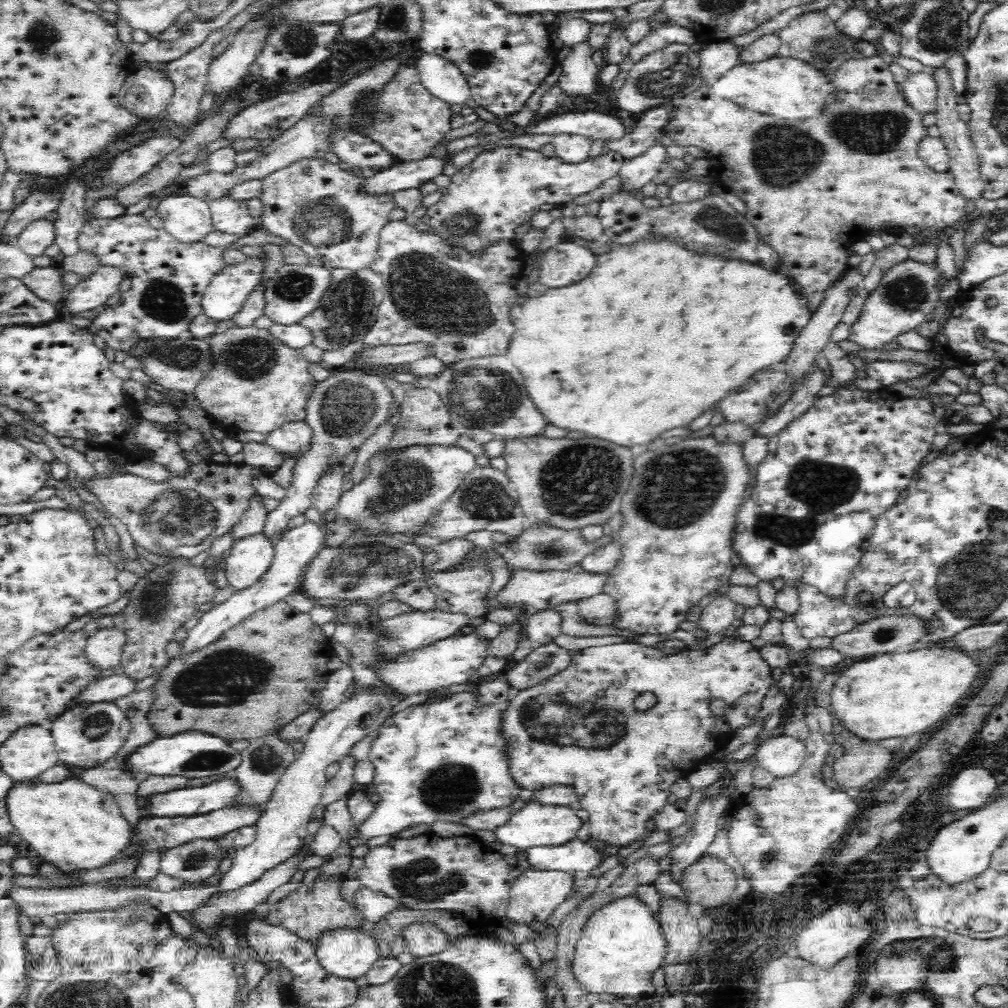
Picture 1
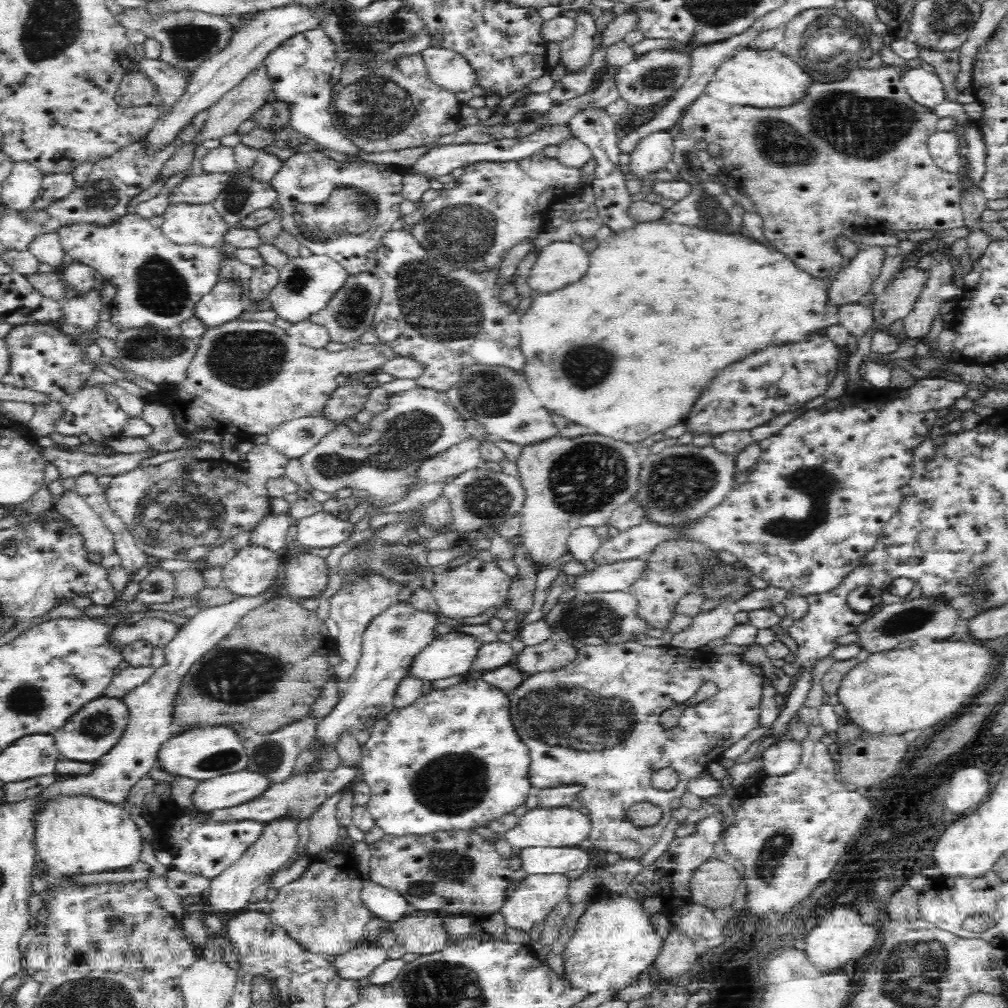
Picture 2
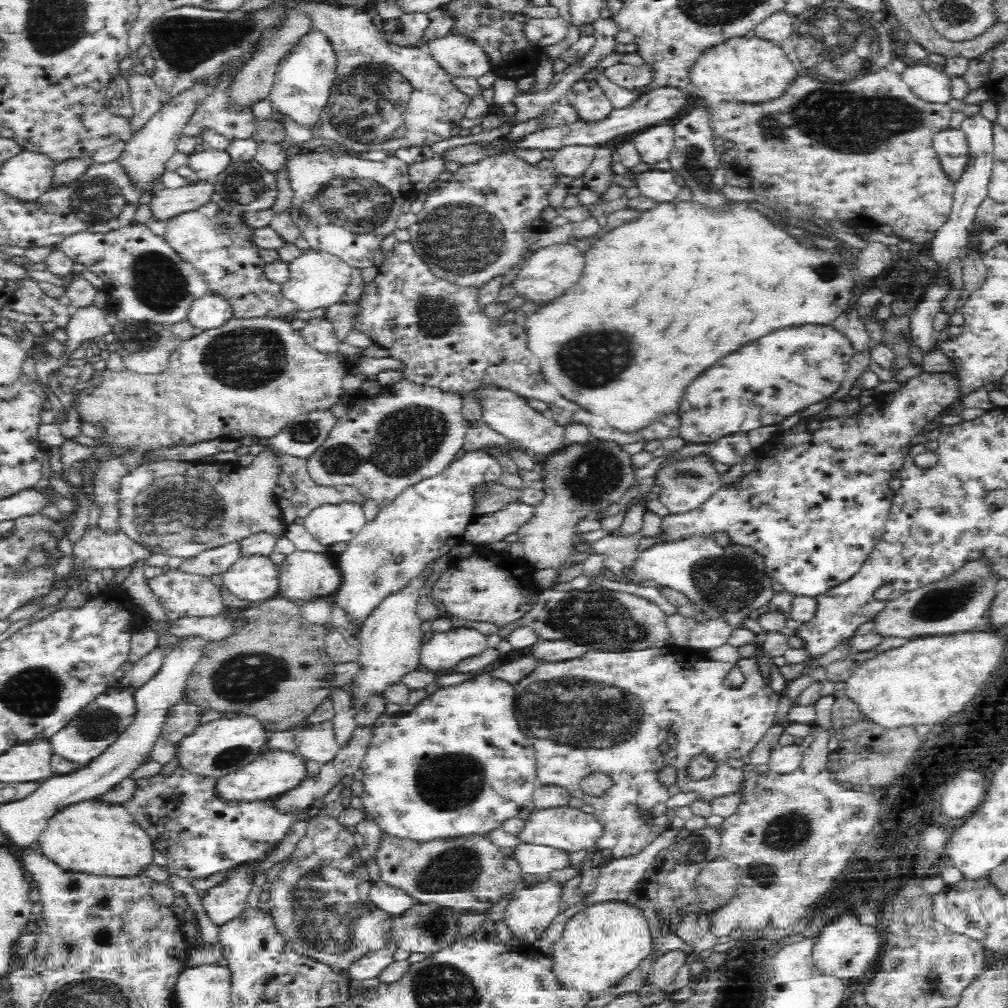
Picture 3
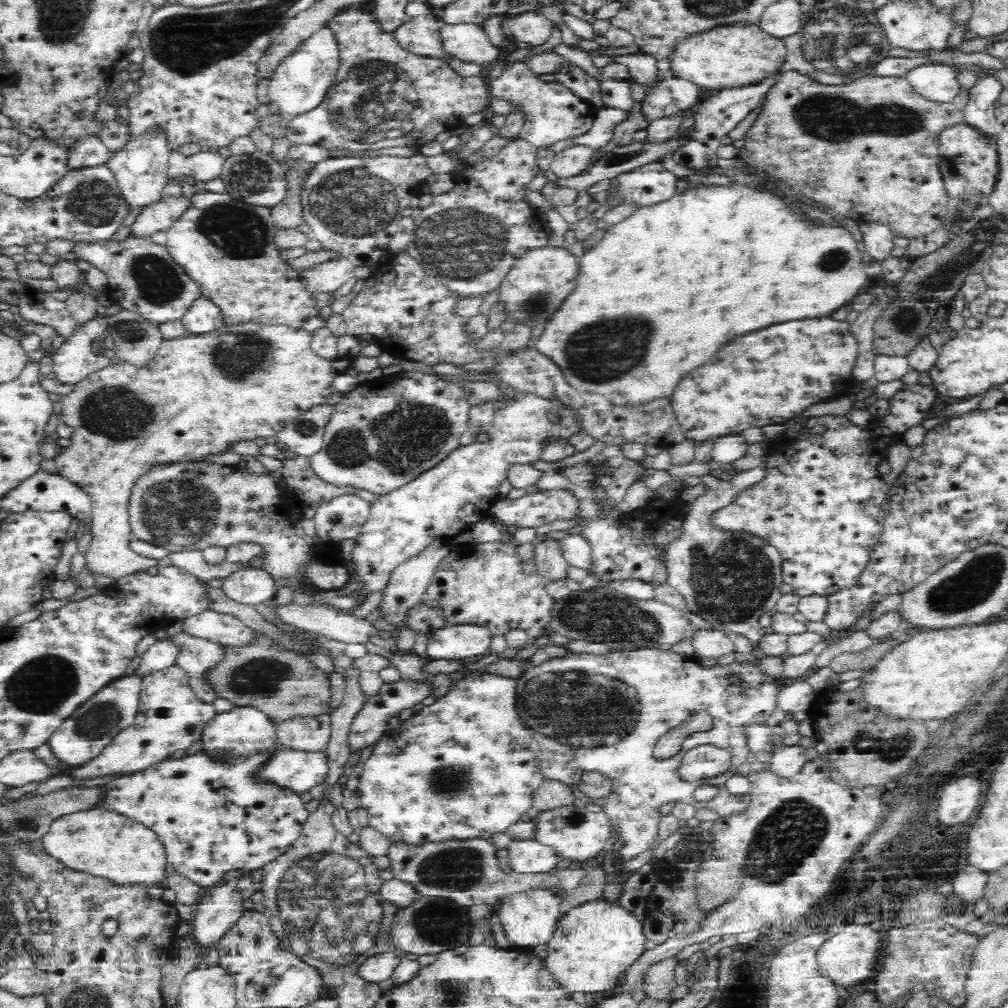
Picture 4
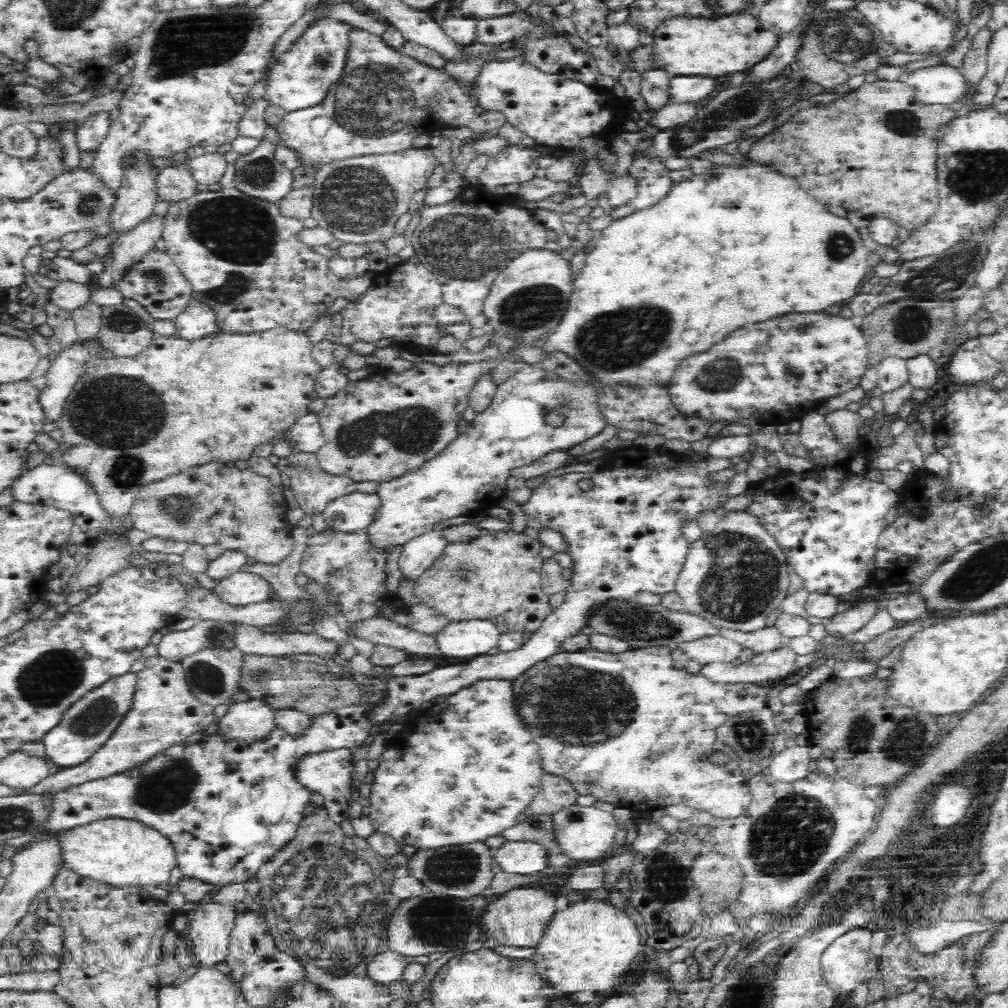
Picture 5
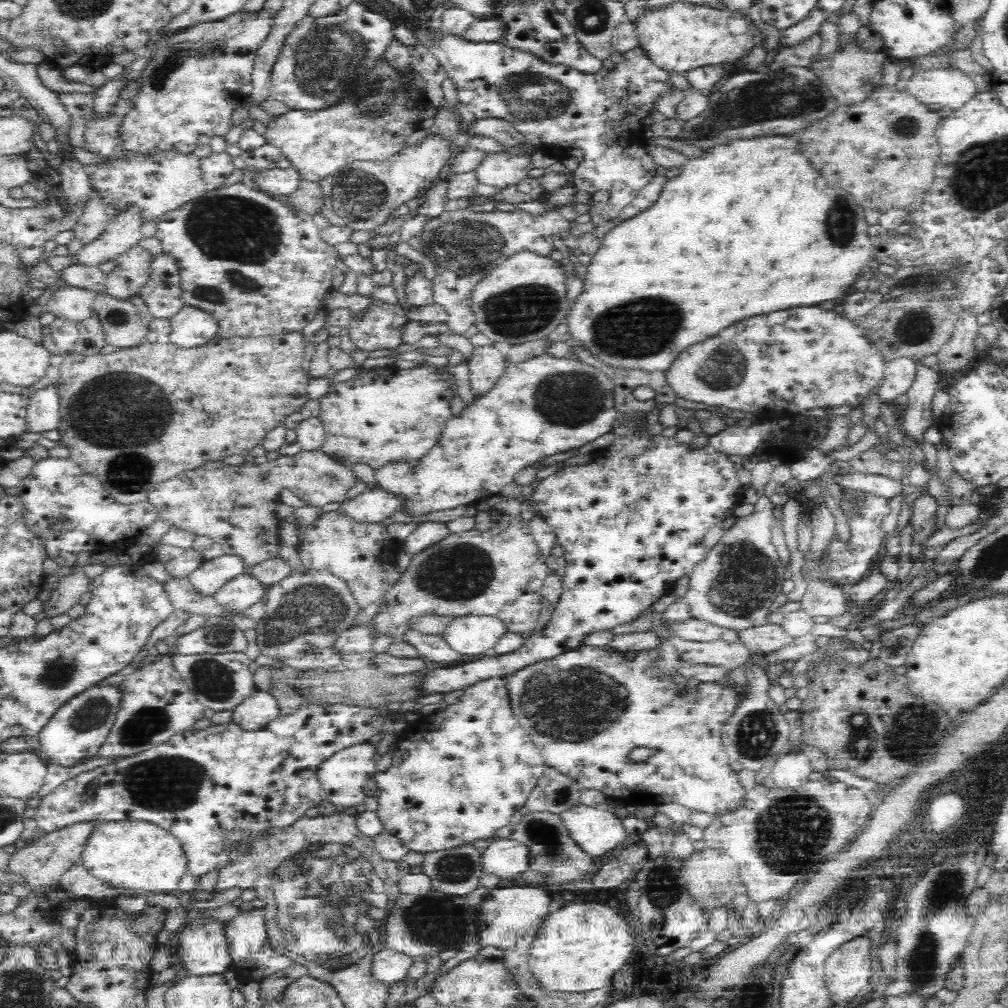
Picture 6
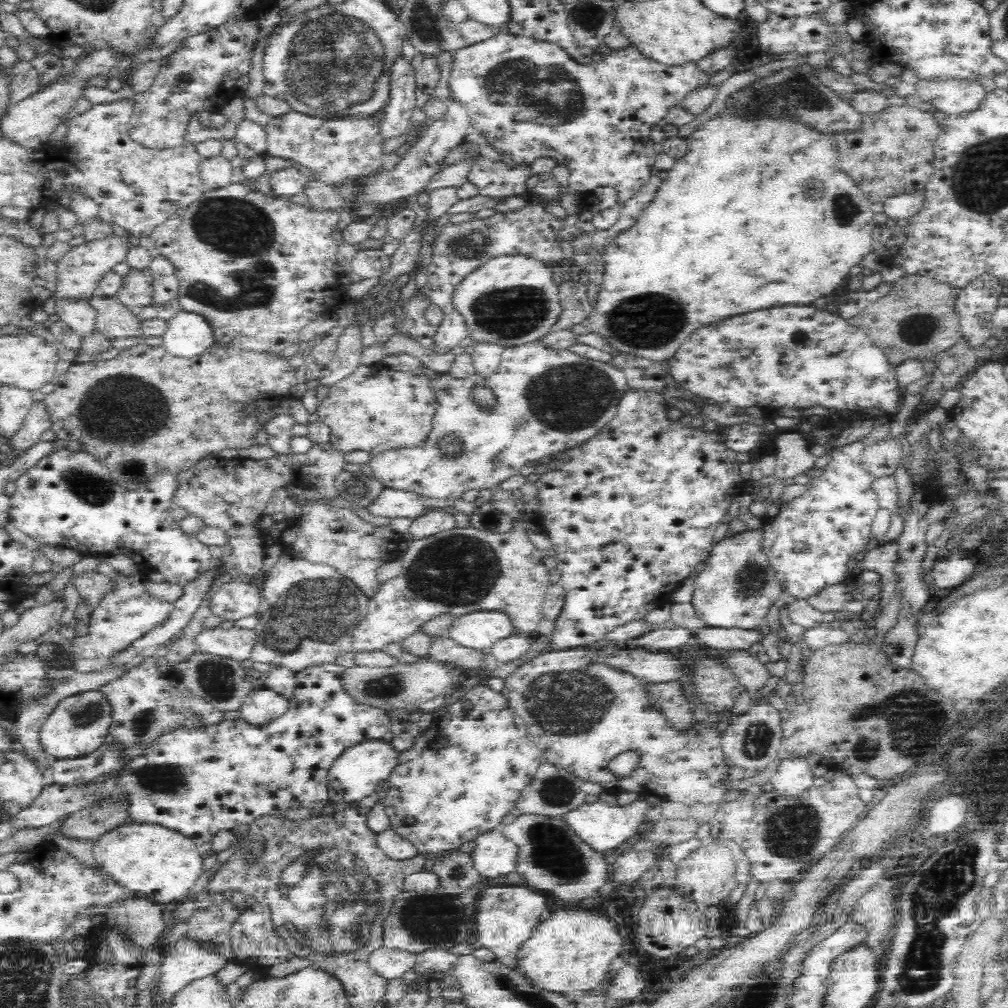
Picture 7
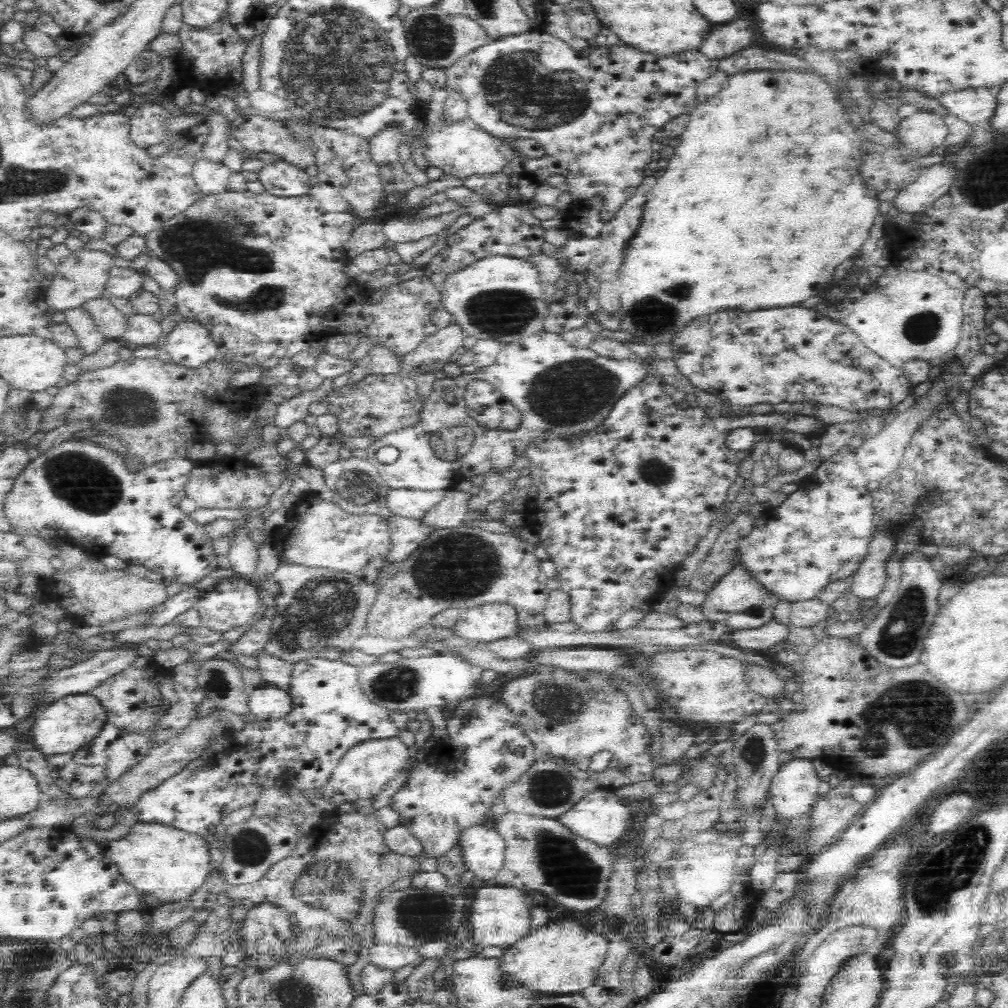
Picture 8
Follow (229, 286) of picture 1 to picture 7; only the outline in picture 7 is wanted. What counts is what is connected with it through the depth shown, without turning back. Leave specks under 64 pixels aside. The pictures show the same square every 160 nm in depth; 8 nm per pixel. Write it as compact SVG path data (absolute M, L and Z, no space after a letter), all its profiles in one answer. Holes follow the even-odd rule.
M181 311L167 323L161 346L176 358L200 356L215 343L212 328L203 316Z

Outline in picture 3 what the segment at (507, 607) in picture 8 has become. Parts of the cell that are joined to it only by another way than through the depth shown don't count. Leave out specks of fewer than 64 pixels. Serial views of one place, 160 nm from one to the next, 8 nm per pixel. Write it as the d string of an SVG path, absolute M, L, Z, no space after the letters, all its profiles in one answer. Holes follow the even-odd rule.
M452 628L434 633L423 643L418 664L422 669L437 674L446 673L461 660L479 655L489 647L487 636L476 628Z

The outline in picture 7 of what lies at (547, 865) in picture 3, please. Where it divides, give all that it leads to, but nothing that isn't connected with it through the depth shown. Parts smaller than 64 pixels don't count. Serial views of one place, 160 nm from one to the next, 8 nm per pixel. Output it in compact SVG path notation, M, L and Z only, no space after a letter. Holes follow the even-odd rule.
M500 829L480 833L473 842L474 850L470 854L483 883L484 878L492 880L514 872L518 848Z

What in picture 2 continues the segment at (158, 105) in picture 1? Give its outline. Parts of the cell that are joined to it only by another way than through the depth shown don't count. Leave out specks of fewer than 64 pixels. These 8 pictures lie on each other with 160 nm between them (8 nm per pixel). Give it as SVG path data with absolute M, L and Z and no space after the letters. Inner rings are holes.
M127 72L120 80L114 101L121 109L142 108L144 105L152 104L153 97L157 93L156 86L144 73Z

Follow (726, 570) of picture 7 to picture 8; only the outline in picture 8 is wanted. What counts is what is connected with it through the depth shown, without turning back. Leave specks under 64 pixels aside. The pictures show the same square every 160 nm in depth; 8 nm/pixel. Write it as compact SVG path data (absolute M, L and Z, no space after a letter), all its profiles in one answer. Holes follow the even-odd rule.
M737 555L736 568L732 570L717 586L703 598L698 599L704 612L705 620L710 624L718 626L722 632L737 631L740 629L751 629L764 626L772 622L782 611L780 599L773 596L768 590L764 589L758 581L754 581L744 567L738 563Z

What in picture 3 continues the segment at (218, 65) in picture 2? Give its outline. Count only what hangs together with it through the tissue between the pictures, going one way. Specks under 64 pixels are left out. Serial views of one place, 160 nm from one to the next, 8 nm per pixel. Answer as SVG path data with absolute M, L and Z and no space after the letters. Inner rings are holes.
M197 85L192 91L184 92L175 97L167 106L162 107L132 138L126 143L125 150L117 159L118 165L124 169L130 184L140 192L152 192L156 184L165 174L166 162L170 161L177 152L177 142L182 136L182 130L188 118L194 114L196 104L206 96L206 89Z

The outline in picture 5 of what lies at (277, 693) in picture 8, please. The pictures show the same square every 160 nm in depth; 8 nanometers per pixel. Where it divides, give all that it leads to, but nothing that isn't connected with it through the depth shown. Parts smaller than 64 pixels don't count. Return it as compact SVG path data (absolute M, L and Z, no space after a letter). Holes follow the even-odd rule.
M262 700L231 704L218 722L218 733L251 743L267 737L275 727L275 710Z

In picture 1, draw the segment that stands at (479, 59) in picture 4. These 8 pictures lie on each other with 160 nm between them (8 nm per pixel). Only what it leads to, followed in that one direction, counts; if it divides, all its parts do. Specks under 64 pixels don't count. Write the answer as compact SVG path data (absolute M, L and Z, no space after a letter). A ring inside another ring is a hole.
M422 52L415 63L420 81L436 97L450 105L464 105L471 98L466 75L456 63L427 52Z

